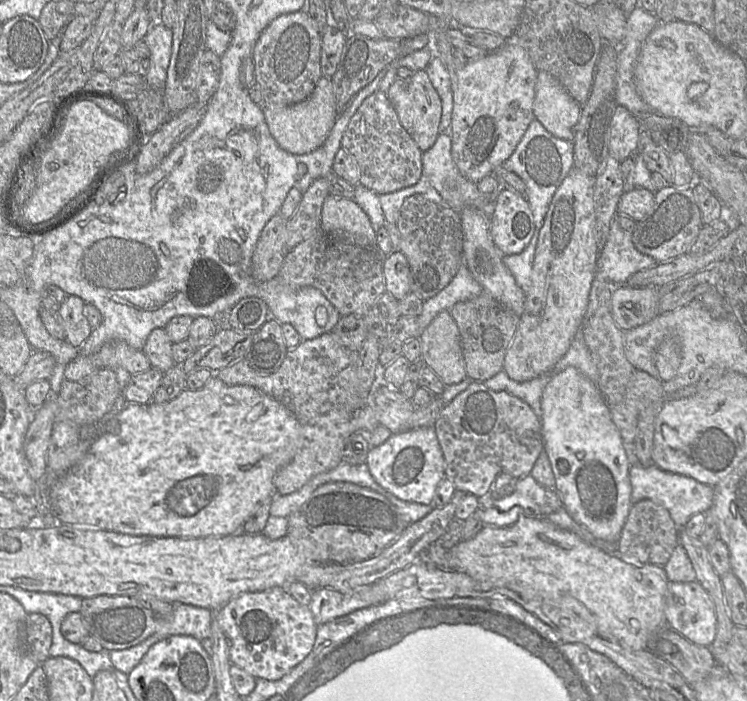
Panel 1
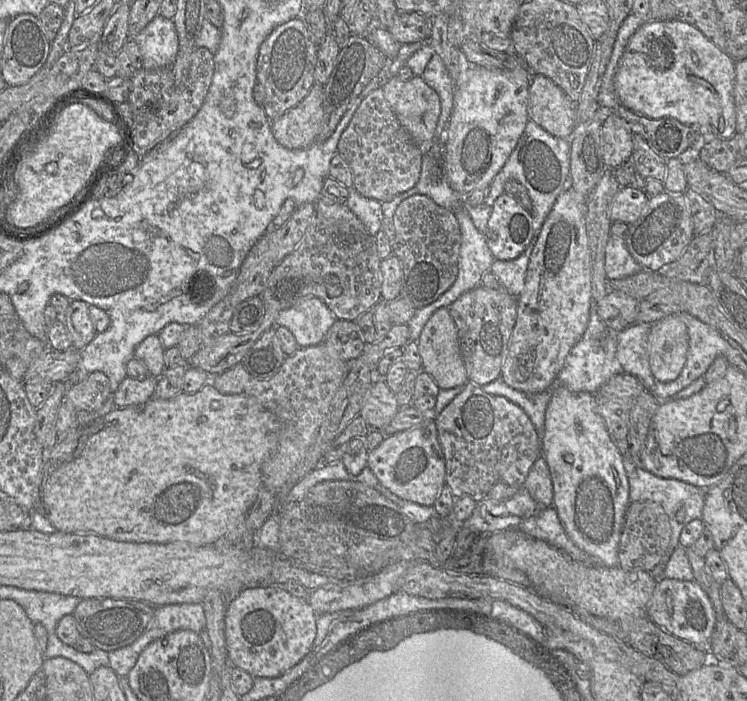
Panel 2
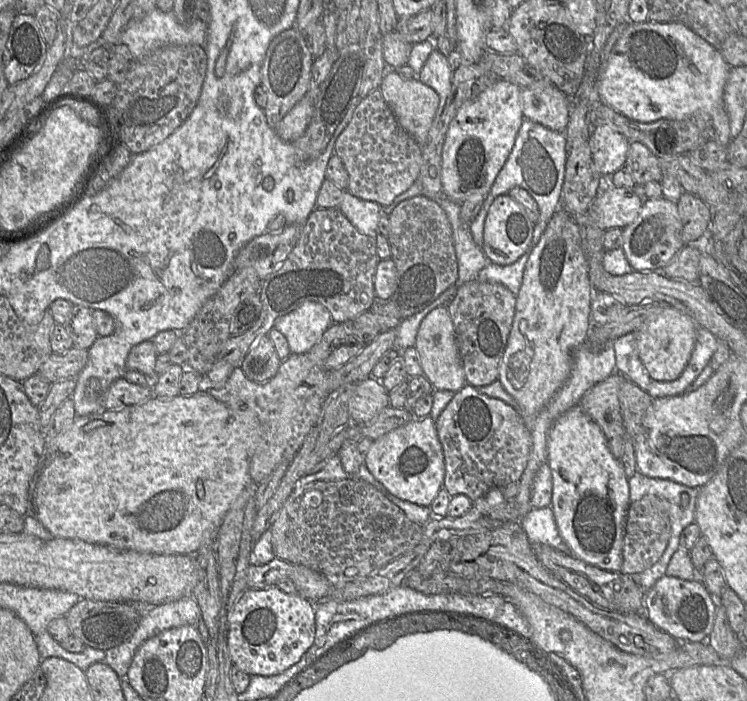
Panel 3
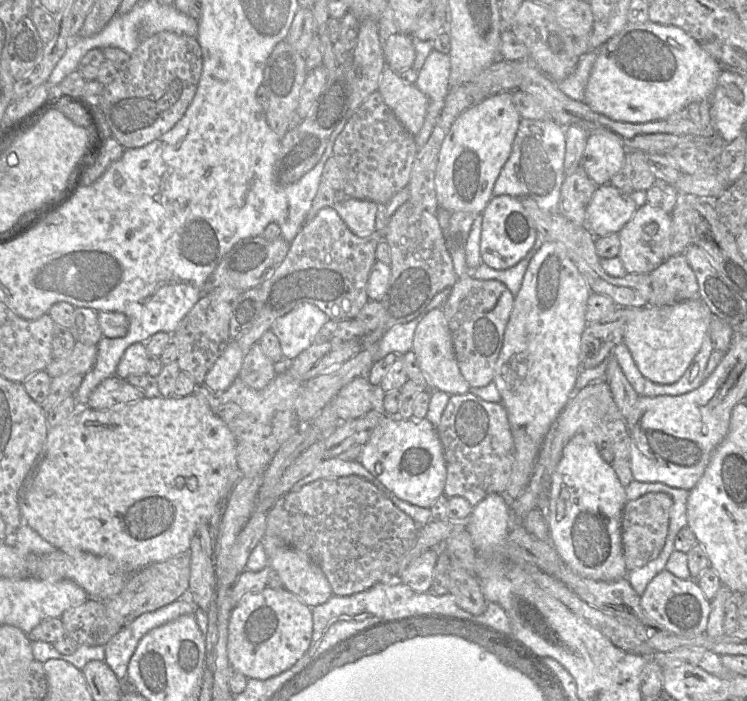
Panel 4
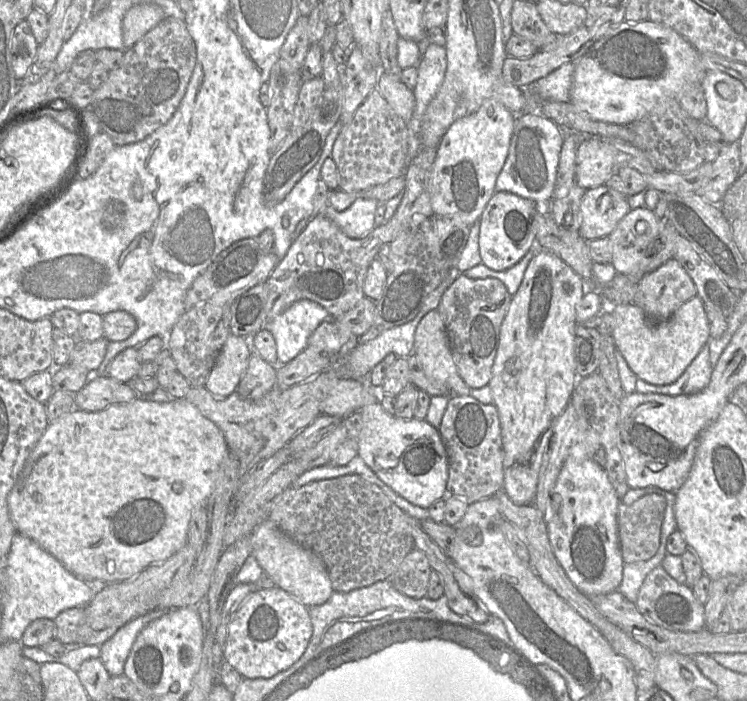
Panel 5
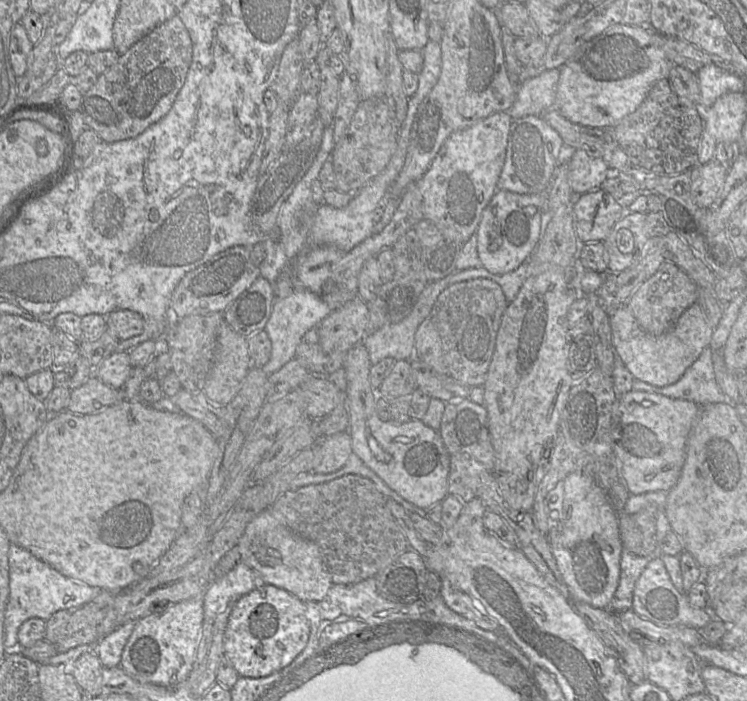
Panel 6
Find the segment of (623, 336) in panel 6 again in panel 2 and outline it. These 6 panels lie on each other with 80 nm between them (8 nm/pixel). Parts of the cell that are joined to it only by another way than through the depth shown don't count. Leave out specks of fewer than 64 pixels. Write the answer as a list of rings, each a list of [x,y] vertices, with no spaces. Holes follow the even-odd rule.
[[[677,314],[654,323],[647,342],[653,376],[661,382],[675,380],[685,365],[688,348],[687,327]]]

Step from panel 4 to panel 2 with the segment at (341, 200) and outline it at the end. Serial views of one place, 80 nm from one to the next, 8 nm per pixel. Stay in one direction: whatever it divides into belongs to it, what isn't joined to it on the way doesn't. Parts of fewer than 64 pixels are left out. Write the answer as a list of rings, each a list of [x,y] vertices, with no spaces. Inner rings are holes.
[[[352,187],[349,189],[345,204],[363,223],[367,232],[375,236],[380,230],[384,218],[381,202],[362,196]]]

